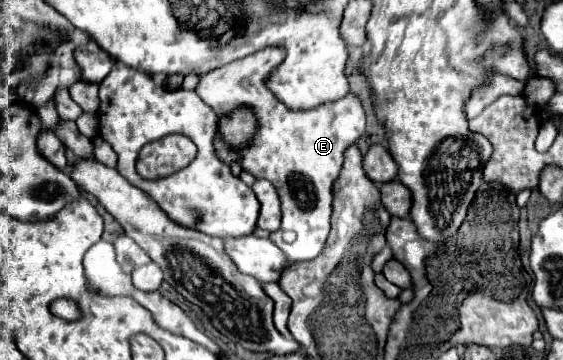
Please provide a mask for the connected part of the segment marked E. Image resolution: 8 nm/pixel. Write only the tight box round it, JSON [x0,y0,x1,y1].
[195,46,365,262]

